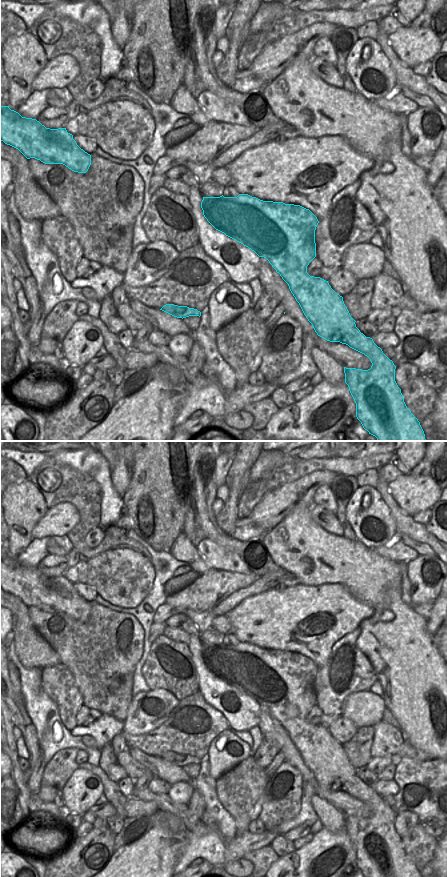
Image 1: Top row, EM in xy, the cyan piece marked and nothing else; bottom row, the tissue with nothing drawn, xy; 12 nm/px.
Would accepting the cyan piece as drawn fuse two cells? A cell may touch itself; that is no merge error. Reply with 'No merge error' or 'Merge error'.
Merge error.

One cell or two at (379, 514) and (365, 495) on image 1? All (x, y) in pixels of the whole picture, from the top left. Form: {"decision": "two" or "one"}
{"decision": "one"}

